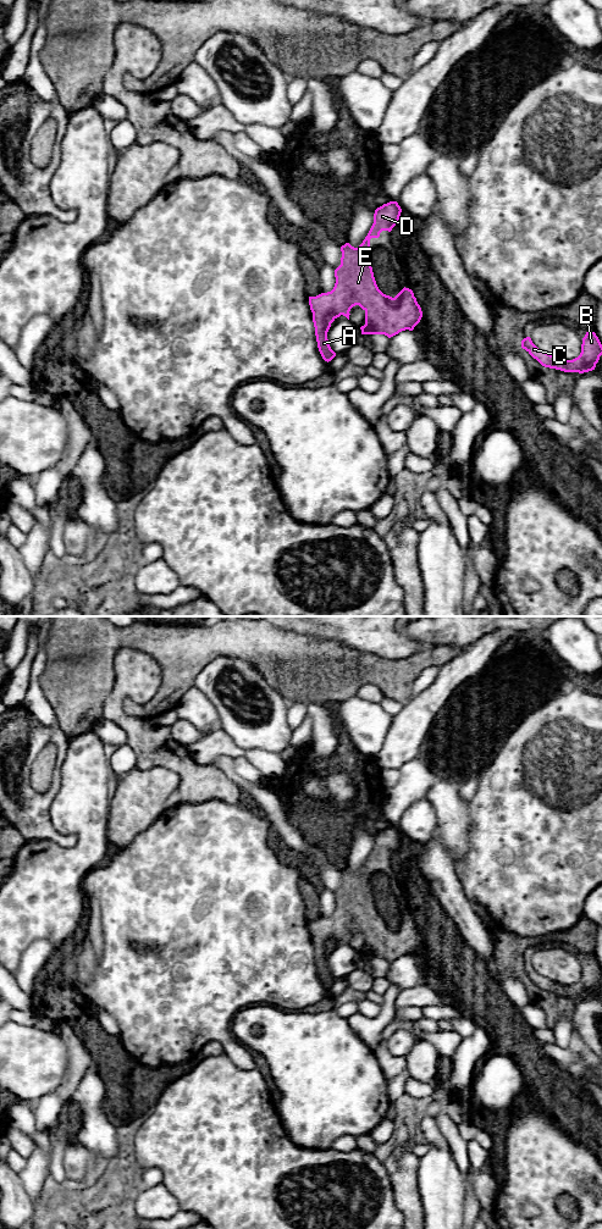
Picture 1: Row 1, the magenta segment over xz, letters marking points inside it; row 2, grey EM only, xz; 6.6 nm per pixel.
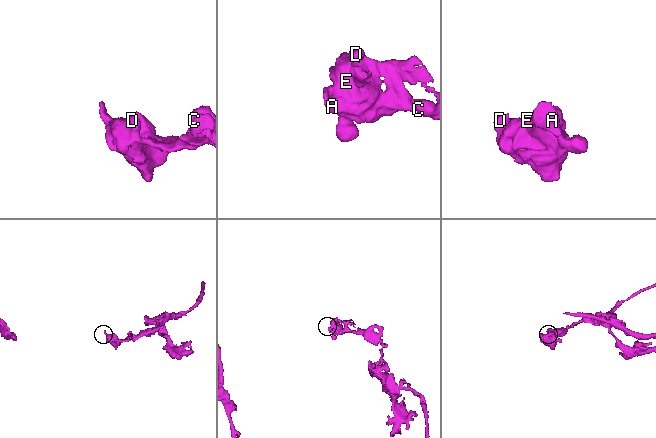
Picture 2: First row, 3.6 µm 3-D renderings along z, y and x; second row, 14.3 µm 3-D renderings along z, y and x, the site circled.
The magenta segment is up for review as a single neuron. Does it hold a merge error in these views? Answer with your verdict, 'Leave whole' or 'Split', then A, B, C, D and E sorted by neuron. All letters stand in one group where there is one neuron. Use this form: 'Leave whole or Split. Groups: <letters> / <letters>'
Leave whole. Groups: A B C D E

